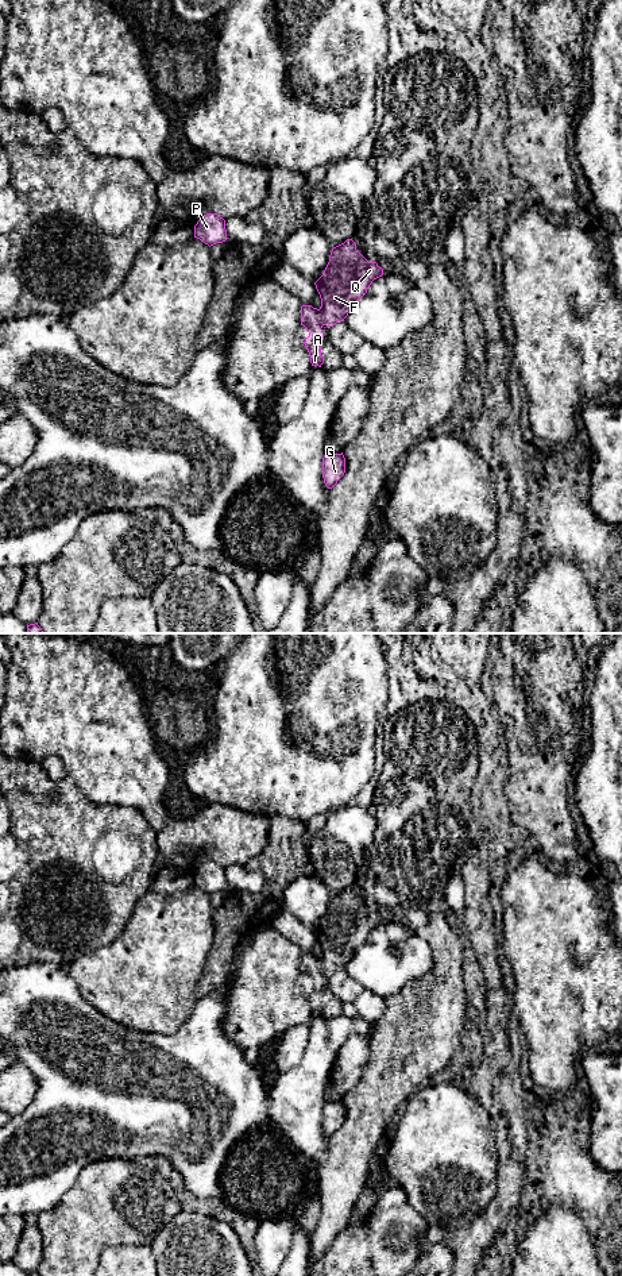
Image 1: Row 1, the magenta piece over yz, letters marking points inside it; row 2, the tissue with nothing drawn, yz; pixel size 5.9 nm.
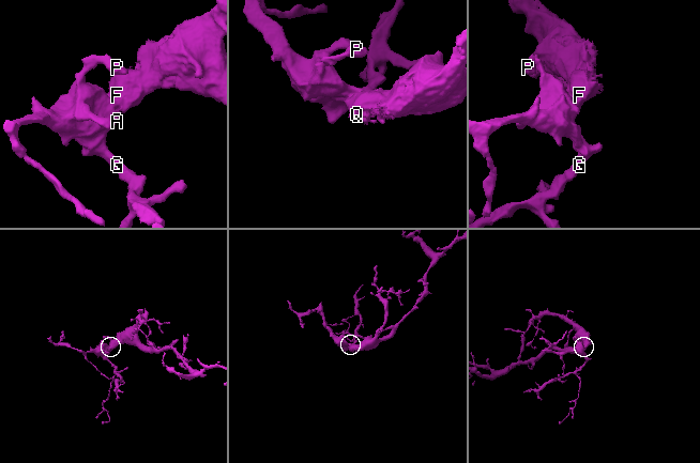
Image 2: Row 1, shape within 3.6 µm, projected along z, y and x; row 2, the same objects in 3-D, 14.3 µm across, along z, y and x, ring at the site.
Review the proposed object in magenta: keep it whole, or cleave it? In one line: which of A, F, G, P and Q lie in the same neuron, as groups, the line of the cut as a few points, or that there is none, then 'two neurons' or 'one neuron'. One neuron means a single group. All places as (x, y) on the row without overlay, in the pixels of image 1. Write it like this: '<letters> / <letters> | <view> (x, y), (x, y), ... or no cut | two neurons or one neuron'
A F G P Q | no cut | one neuron

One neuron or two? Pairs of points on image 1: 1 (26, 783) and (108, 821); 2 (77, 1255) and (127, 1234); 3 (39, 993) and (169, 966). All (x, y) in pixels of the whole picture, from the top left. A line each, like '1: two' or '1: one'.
1: one
2: one
3: two

